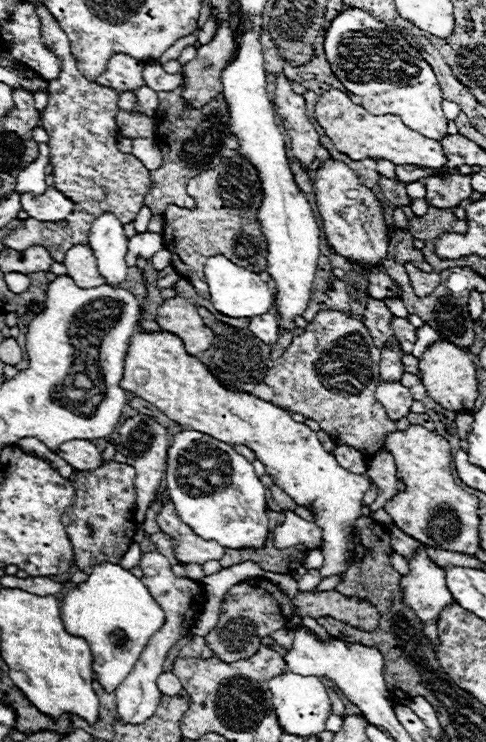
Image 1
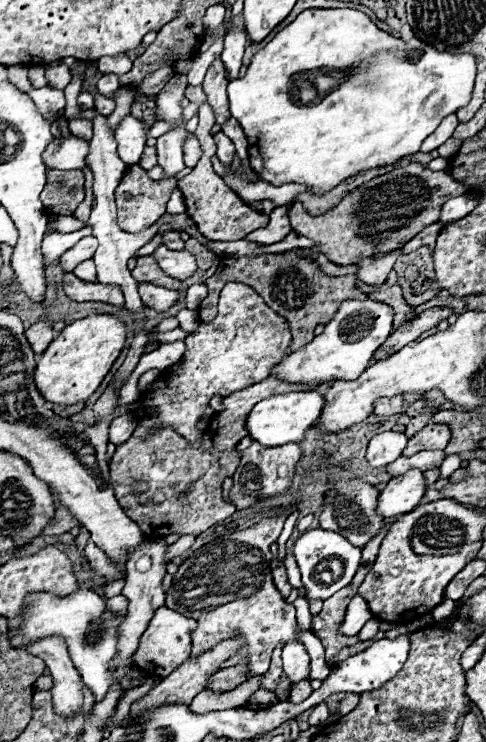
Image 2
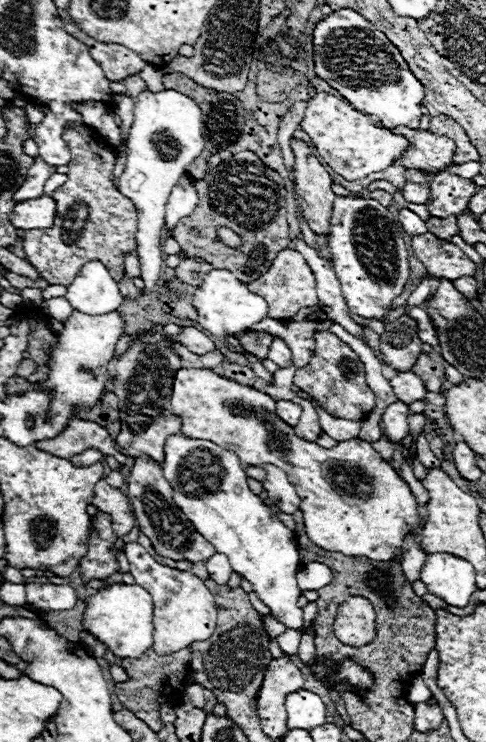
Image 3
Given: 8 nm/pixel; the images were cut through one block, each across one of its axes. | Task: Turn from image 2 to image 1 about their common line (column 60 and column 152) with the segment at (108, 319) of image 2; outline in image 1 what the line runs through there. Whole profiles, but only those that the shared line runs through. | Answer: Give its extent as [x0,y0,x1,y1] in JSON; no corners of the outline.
[120,330,370,578]

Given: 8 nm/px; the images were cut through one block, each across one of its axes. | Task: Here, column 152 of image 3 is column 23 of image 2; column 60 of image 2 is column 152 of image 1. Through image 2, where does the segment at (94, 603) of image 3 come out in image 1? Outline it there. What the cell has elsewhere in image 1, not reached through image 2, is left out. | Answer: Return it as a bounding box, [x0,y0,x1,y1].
[60,564,164,692]

